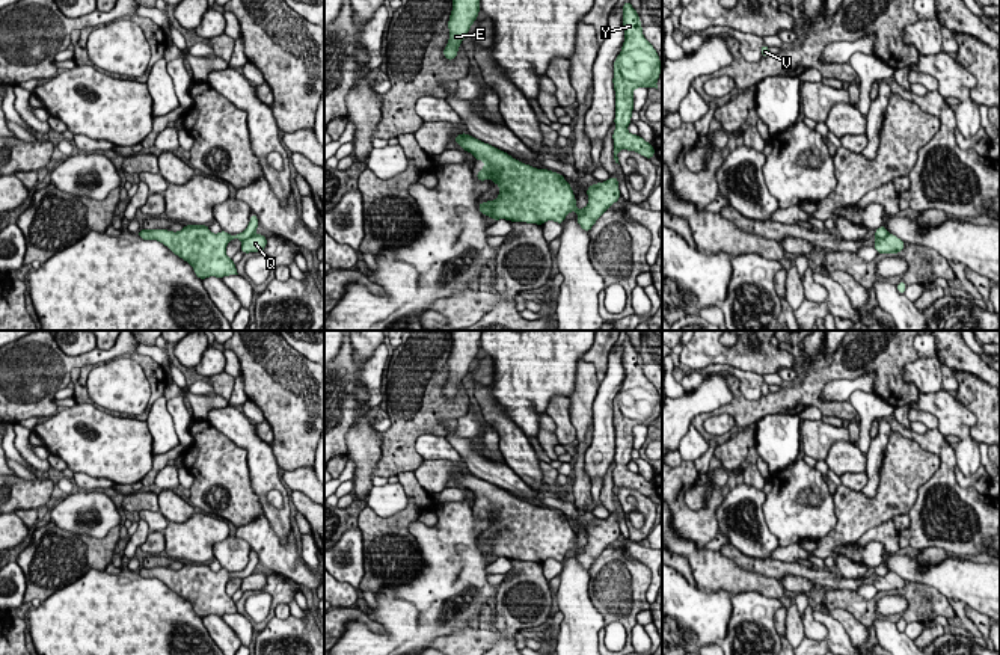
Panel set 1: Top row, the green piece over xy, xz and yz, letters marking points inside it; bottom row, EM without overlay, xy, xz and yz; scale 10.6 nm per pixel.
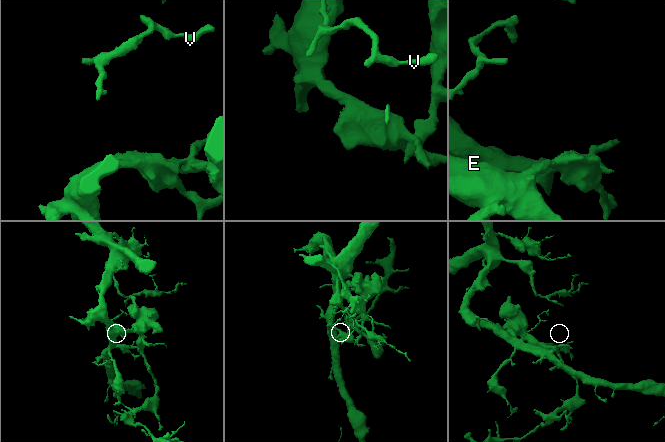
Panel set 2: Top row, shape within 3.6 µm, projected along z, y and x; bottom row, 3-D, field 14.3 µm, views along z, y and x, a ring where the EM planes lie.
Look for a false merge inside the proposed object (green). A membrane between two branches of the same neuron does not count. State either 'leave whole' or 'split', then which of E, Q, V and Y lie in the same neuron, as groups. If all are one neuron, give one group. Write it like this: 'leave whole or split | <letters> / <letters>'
split | E V / Q Y

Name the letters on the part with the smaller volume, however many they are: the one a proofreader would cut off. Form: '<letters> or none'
Q, Y

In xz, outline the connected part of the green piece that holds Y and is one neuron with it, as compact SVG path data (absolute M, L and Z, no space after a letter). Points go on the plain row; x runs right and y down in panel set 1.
M630 340L623 343L623 368L624 380L620 392L614 398L612 423L615 429L615 468L614 498L618 501L618 489L635 489L646 497L652 497L656 490L652 481L638 472L630 472L627 463L632 460L633 429L637 426L656 426L661 414L661 397L655 385L644 376L641 358Z

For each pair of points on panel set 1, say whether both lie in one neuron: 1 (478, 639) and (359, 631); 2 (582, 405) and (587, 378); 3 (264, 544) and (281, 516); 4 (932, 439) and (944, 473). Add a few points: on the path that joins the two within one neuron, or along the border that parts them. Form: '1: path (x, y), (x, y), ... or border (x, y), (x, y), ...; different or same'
1: border (469, 627), (433, 639); different
2: path (582, 399), (587, 384); same
3: border (263, 513), (284, 542); different
4: path (940, 447), (946, 453), (946, 465); same

